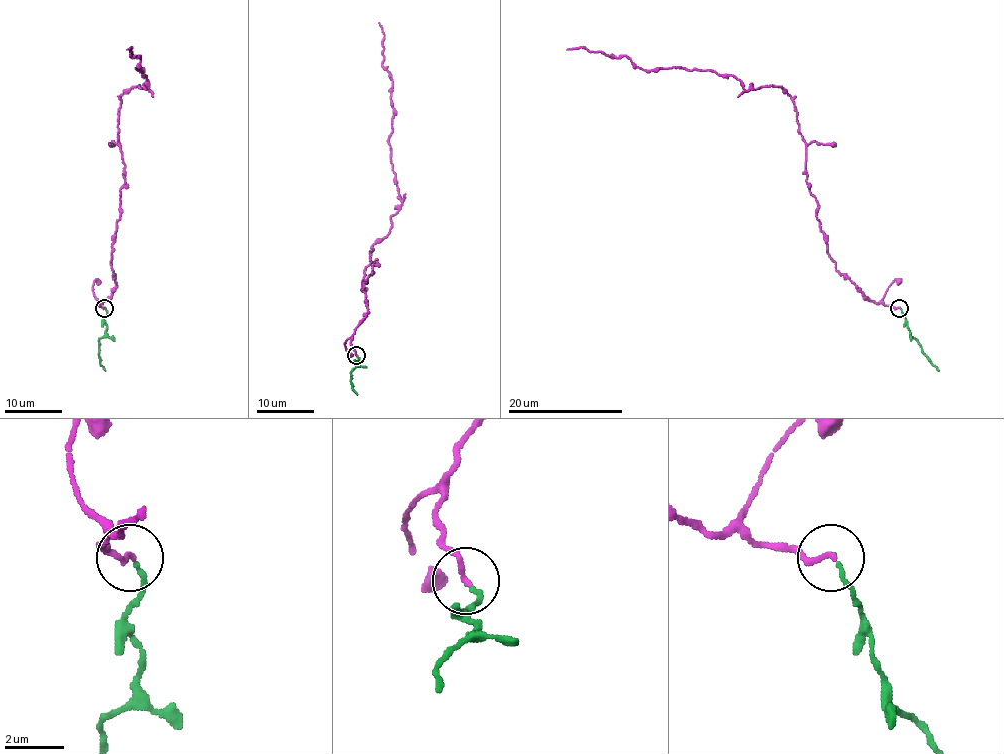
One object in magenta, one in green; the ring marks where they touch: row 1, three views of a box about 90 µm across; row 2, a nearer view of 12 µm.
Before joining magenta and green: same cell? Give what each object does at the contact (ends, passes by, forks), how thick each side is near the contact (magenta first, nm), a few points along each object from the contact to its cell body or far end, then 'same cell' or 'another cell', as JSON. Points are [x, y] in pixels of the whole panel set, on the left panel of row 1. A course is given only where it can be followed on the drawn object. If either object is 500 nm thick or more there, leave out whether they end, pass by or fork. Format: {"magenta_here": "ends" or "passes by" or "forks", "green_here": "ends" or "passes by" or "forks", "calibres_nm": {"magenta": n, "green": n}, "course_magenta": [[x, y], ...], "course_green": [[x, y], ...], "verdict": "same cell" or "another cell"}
{"magenta_here": "ends", "green_here": "ends", "calibres_nm": {"magenta": 190, "green": 120}, "course_magenta": [[105, 307], [116, 284], [112, 243], [125, 181], [120, 97], [149, 90], [139, 55], [126, 50]], "course_green": [[105, 307], [106, 333], [99, 340], [99, 363], [105, 370]], "verdict": "same cell"}

